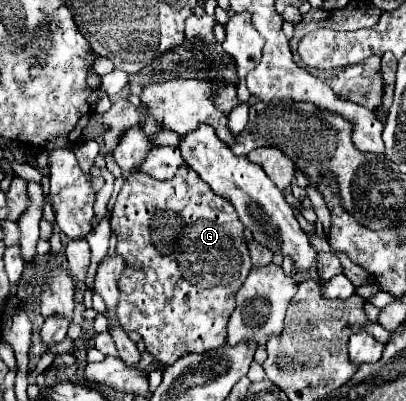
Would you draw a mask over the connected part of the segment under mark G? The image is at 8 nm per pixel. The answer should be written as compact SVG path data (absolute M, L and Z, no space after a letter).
M188 166L178 168L172 180L156 180L146 172L126 176L114 204L110 226L116 226L116 254L126 262L120 276L118 318L126 332L134 330L146 342L146 350L164 366L188 352L208 352L224 346L226 324L236 306L236 292L252 270L244 240L244 226L234 206L212 192L212 188Z

